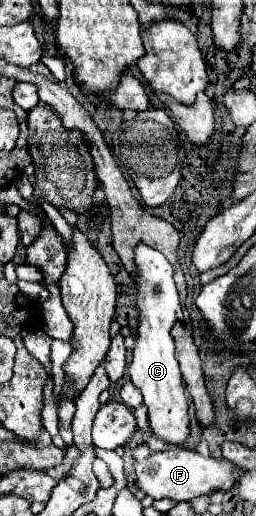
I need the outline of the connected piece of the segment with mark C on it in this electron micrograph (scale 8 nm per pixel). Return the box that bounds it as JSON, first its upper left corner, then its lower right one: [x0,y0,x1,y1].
[128,242,192,444]

